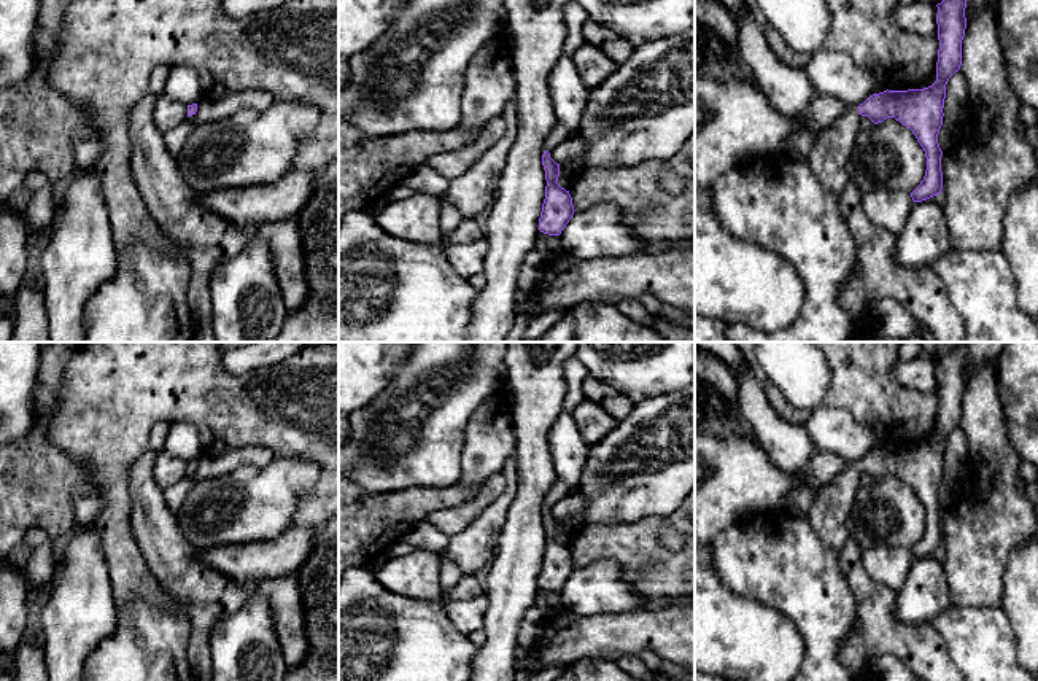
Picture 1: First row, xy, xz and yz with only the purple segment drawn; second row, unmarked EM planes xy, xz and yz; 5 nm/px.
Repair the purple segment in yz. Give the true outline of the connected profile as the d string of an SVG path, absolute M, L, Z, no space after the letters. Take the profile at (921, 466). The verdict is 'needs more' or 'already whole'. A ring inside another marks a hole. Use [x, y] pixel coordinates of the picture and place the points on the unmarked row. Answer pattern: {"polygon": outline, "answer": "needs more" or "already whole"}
{"polygon": "M960 342L938 363L938 418L936 438L924 446L884 447L870 452L863 460L850 461L825 488L817 493L809 512L809 523L819 538L835 551L841 551L849 538L847 517L854 504L860 474L868 473L874 481L895 474L912 487L925 508L927 527L920 541L911 549L914 558L941 551L943 508L938 490L943 482L946 441L962 422L962 396L966 385L966 347Z", "answer": "needs more"}

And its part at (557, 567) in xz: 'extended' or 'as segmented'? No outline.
extended

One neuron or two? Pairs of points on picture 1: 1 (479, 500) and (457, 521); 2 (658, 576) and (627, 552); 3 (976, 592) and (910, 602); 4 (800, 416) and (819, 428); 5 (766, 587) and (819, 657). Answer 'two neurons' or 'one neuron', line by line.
1: one neuron
2: one neuron
3: two neurons
4: two neurons
5: one neuron

